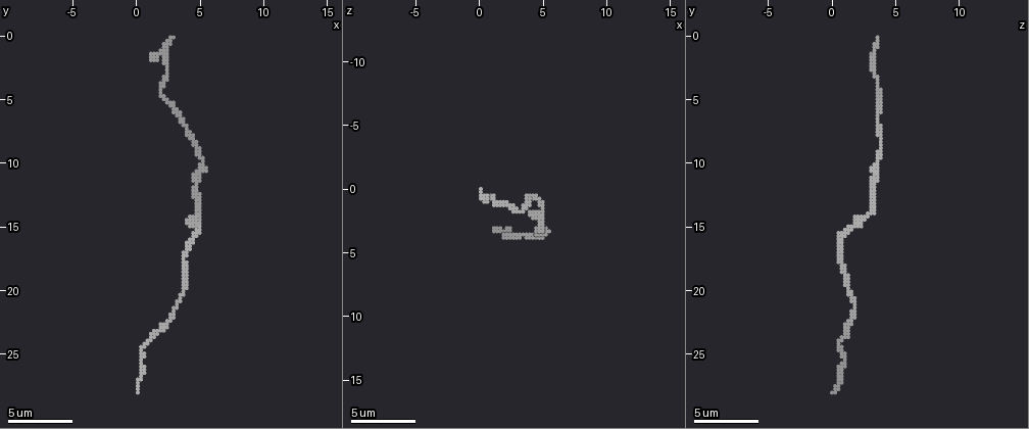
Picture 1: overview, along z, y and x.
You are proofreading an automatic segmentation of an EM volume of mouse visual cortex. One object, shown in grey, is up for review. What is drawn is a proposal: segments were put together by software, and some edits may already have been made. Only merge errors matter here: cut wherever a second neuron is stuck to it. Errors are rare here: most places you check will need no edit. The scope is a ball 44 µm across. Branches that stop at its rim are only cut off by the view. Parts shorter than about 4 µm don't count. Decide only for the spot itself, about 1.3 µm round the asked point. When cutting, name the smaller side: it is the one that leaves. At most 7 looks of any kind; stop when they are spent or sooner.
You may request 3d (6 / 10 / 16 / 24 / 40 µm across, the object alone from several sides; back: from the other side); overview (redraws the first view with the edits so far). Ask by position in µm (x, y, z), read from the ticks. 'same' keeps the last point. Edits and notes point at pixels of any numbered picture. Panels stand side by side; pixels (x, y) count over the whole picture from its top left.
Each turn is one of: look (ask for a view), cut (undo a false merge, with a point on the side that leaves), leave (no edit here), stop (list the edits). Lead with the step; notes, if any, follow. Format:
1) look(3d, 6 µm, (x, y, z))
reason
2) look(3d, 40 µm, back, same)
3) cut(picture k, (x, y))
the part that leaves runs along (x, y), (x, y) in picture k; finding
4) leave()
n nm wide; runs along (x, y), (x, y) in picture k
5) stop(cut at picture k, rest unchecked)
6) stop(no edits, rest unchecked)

look(3d, 16 µm, (4.6, 15.4, 0.8))
calibre changes

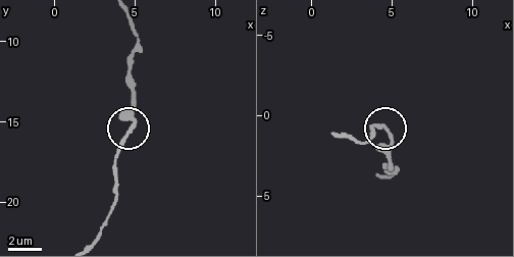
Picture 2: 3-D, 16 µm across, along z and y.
leave()
runs along (135, 114), (114, 165) in picture 2; continuous, no second neuron

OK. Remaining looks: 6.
look(3d, 16 µm, (5.0, 10.0, 3.4))
thick turns thin

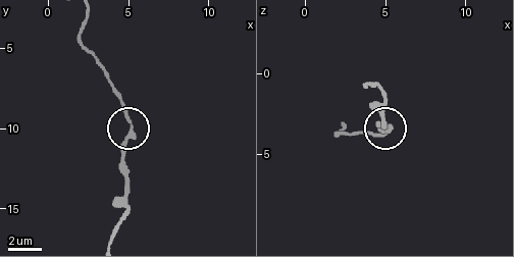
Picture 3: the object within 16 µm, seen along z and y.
leave()
continuous, no second neuron

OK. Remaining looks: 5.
look(3d, 6 µm, (2.8, 22.2, 1.4))
calibre changes

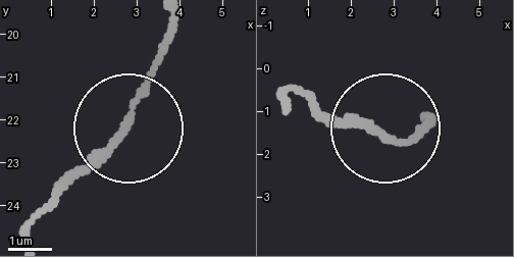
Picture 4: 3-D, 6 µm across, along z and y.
leave()
all the same neuron

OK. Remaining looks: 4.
stop(no edits, rest unchecked)

